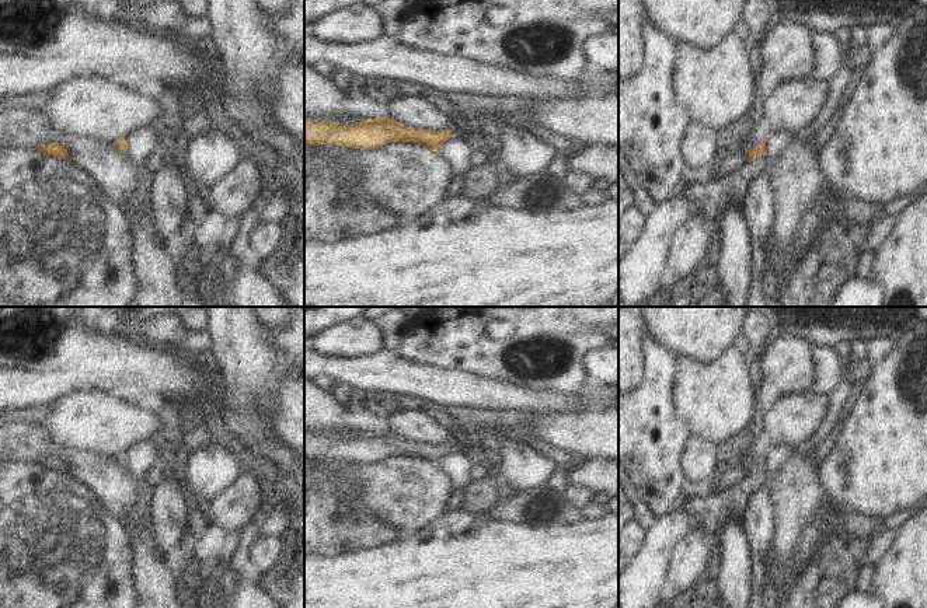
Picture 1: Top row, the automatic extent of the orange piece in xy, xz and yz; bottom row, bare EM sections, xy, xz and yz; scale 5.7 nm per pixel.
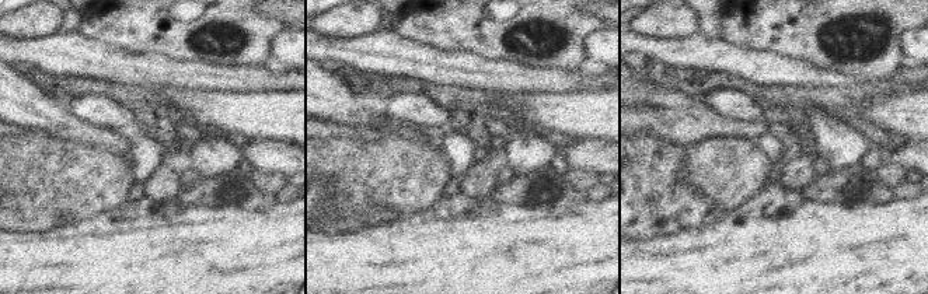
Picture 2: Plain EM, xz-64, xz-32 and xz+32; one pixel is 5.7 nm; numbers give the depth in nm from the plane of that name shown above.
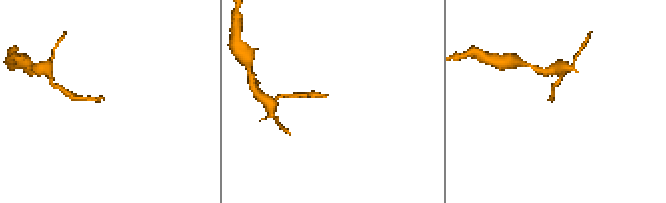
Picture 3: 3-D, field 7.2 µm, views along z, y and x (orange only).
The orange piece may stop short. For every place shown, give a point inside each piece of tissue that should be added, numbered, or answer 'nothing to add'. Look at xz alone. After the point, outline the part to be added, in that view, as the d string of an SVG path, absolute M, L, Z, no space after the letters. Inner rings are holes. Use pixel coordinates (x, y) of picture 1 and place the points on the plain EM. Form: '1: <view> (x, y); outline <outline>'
nothing to add

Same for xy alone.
nothing to add

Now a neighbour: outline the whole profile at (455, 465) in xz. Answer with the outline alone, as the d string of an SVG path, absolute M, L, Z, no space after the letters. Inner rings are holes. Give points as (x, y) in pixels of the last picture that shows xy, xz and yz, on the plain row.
M450 451L442 458L442 472L450 481L453 490L464 490L470 483L470 469L473 462L461 451Z

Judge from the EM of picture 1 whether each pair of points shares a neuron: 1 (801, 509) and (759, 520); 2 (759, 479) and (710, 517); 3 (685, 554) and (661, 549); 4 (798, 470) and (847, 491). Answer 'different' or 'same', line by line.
1: different
2: same
3: different
4: different

